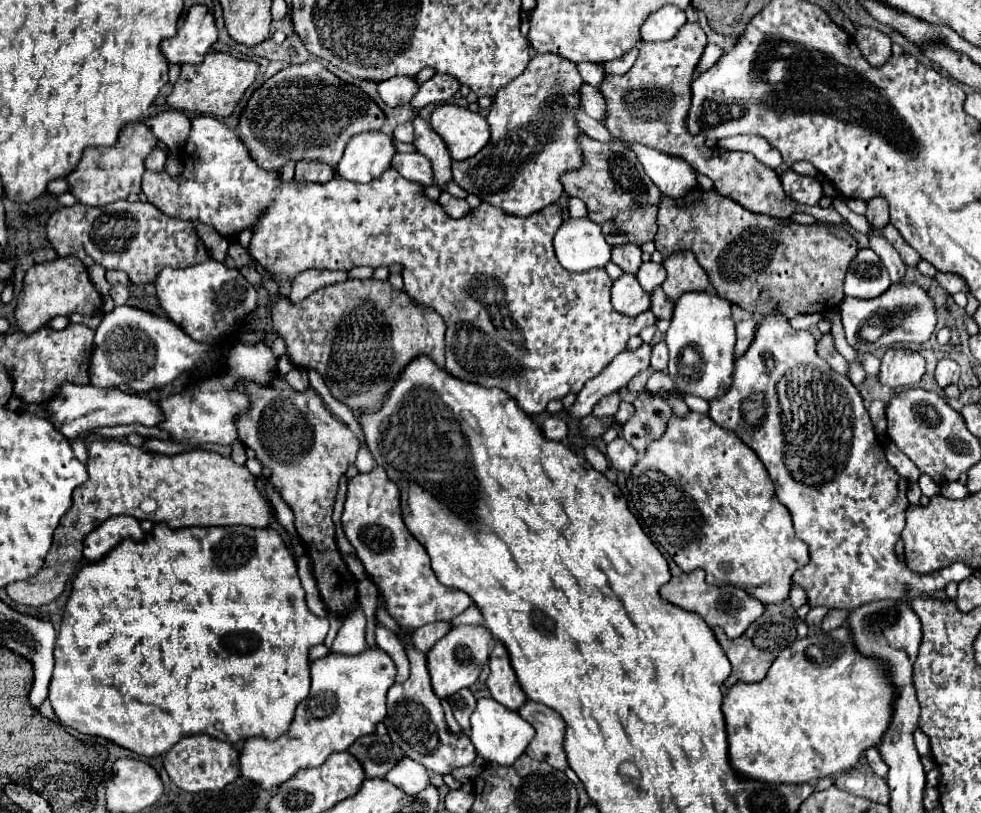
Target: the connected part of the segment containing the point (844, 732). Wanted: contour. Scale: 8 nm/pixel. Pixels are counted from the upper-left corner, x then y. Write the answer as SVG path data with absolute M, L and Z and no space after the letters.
M848 624L800 638L792 648L782 650L762 682L738 682L728 690L722 712L726 718L732 768L746 778L778 784L802 784L848 772L858 764L862 752L880 746L892 720L894 700L896 688L892 686L888 664L860 654Z

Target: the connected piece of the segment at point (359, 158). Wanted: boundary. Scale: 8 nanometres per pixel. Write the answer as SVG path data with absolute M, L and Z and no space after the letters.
M362 132L352 138L336 168L336 174L352 182L372 182L386 172L396 154L394 138L384 132Z

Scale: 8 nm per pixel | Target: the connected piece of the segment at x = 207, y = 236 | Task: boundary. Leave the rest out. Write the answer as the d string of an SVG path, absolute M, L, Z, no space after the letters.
M190 222L190 224L194 226L196 234L204 240L206 248L210 250L210 256L224 262L226 252L228 252L228 242L220 234L216 234L216 230L212 230L212 226L208 226L208 230L206 230L206 226L202 222Z

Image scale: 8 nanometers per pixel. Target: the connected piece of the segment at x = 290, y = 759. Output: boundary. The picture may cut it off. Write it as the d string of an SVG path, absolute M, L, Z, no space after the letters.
M372 646L360 654L328 654L320 660L314 660L310 664L310 678L312 678L310 694L306 700L298 704L296 718L290 730L276 740L250 738L242 748L242 754L240 754L242 776L254 780L264 790L278 788L282 782L294 776L300 768L320 766L332 752L344 752L348 750L350 744L354 744L356 738L372 734L376 730L376 724L382 722L386 716L386 694L396 680L396 664L384 650L380 650L378 646Z

